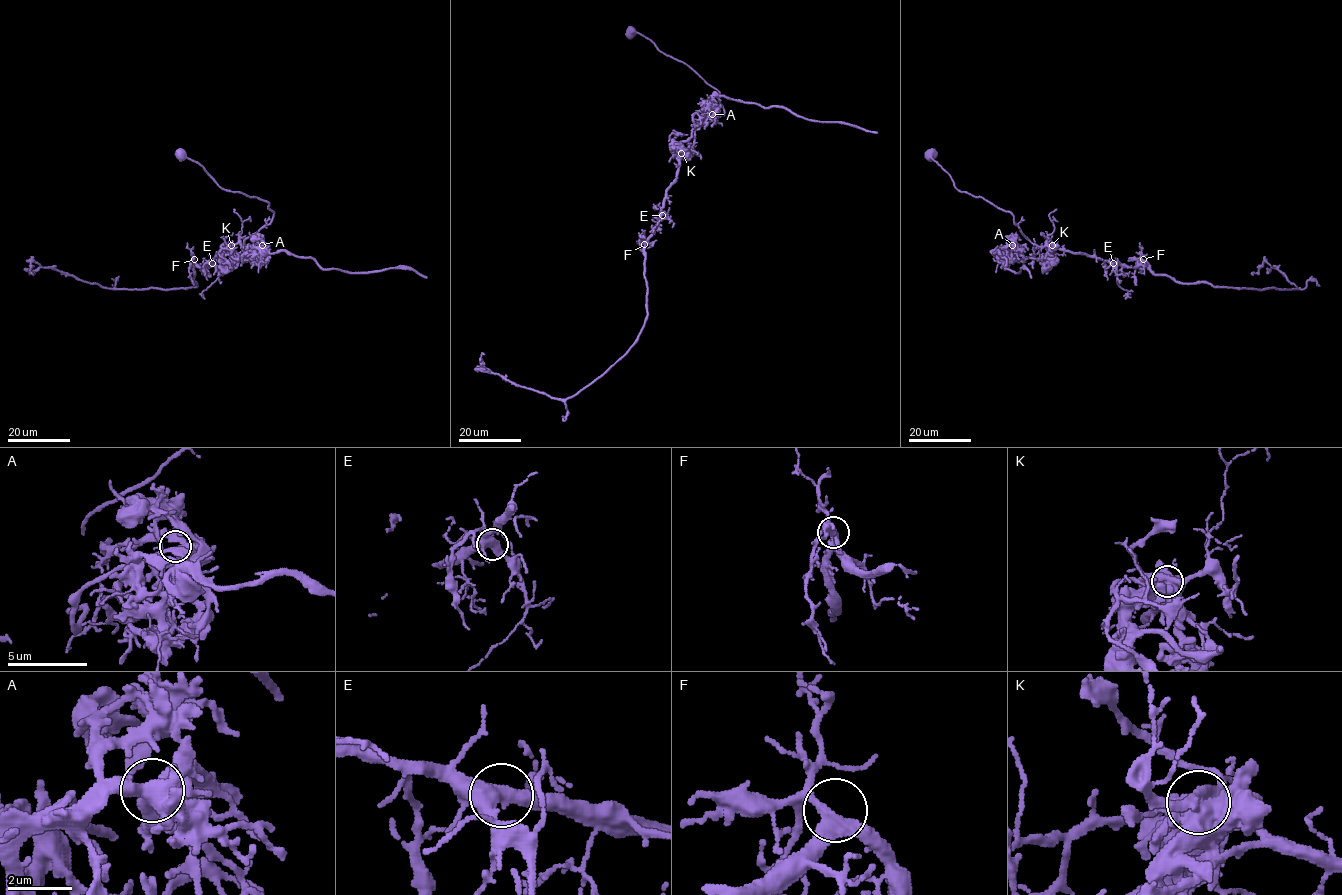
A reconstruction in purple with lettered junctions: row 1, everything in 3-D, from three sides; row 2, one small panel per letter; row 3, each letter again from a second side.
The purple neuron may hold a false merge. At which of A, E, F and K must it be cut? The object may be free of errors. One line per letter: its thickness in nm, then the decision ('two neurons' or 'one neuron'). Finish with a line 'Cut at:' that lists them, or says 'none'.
A: 340 nm thick; one neuron
E: 480 nm thick; one neuron
F: 360 nm thick; one neuron
K: 650 nm thick; two neurons
Cut at: K

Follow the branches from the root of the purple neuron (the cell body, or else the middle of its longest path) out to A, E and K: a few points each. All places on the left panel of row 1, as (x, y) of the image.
A: (180, 153), (221, 188), (265, 200), (273, 212), (244, 246), (223, 253), (242, 260), (262, 245)
E: (180, 153), (221, 188), (265, 200), (273, 212), (244, 246), (235, 244), (212, 263)
K: (180, 153), (199, 163), (221, 188), (269, 203), (272, 221), (248, 237), (244, 246), (230, 244)

